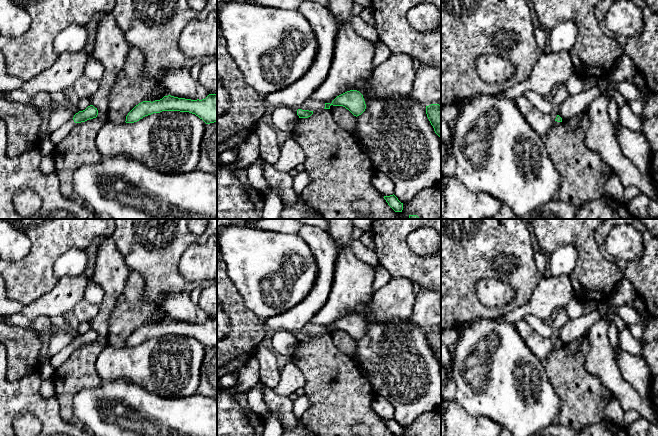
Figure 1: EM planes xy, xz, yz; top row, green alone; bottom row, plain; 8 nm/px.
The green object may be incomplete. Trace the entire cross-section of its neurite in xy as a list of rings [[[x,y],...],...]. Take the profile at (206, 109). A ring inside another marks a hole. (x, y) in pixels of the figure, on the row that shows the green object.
[[[209,94],[202,100],[178,98],[171,95],[160,100],[143,101],[136,105],[126,116],[126,123],[134,123],[145,116],[162,111],[180,111],[195,114],[206,124],[217,121],[217,94]]]

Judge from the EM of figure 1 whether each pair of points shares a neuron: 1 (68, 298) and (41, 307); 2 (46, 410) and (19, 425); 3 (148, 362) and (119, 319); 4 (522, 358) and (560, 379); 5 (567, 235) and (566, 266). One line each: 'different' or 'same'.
1: same
2: different
3: different
4: different
5: different

